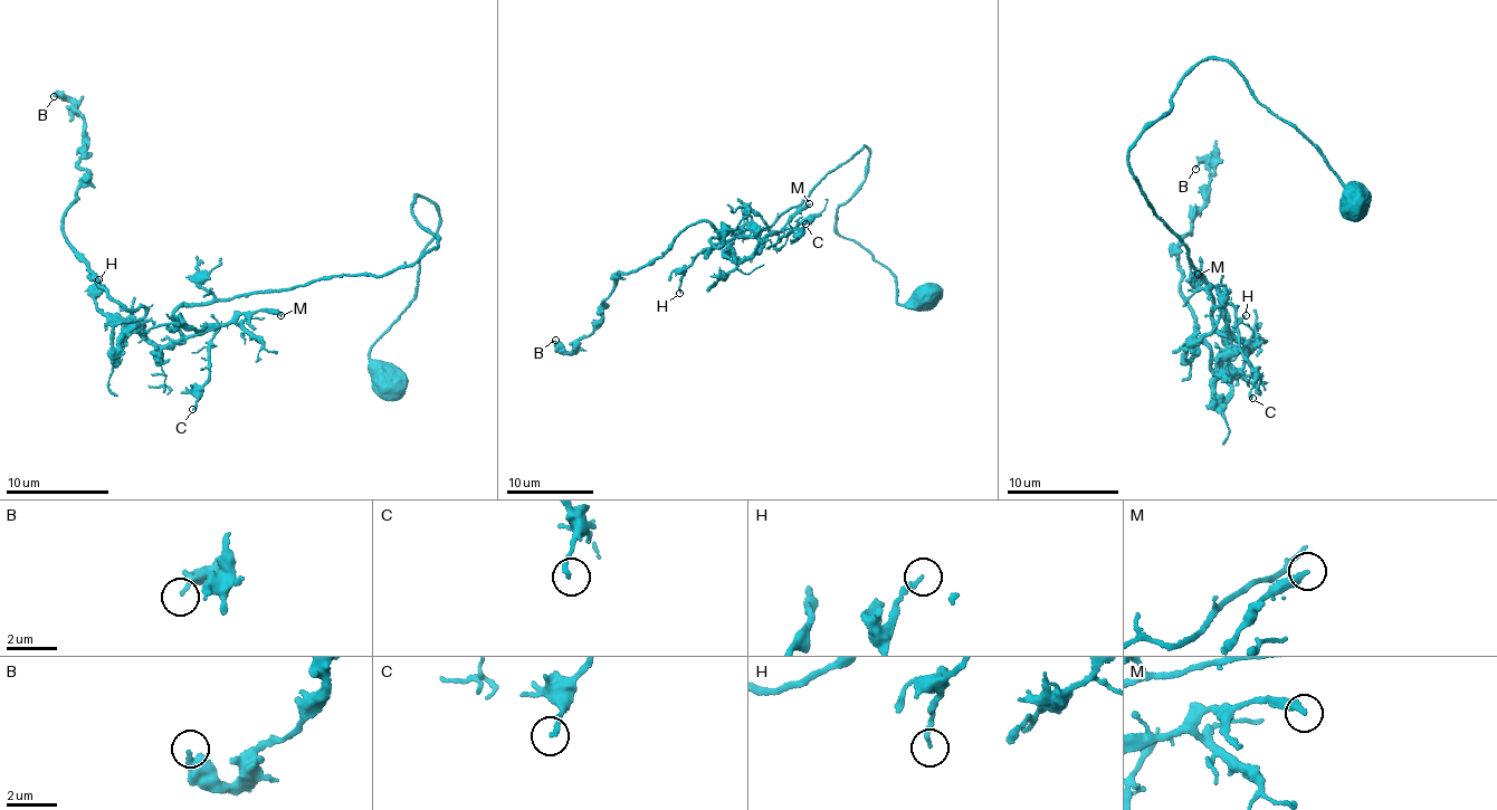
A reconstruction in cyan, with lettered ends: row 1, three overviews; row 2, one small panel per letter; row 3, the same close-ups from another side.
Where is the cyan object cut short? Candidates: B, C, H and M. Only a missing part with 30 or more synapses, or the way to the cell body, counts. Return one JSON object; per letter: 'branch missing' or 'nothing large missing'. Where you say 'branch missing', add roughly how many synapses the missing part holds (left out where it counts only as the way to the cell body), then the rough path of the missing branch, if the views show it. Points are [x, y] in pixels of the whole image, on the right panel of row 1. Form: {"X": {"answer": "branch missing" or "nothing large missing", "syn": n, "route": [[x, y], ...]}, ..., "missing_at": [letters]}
{"B": {"answer": "nothing large missing"}, "C": {"answer": "nothing large missing"}, "H": {"answer": "nothing large missing"}, "M": {"answer": "nothing large missing"}, "missing_at": []}

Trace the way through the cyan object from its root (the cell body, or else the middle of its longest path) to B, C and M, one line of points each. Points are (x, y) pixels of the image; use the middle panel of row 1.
B: (926, 298), (838, 232), (866, 145), (752, 255), (696, 221), (555, 340)
C: (926, 298), (899, 303), (894, 273), (838, 232), (866, 145), (742, 236), (806, 224)
M: (926, 298), (899, 303), (894, 273), (838, 232), (866, 145), (742, 236), (764, 239), (809, 203)

